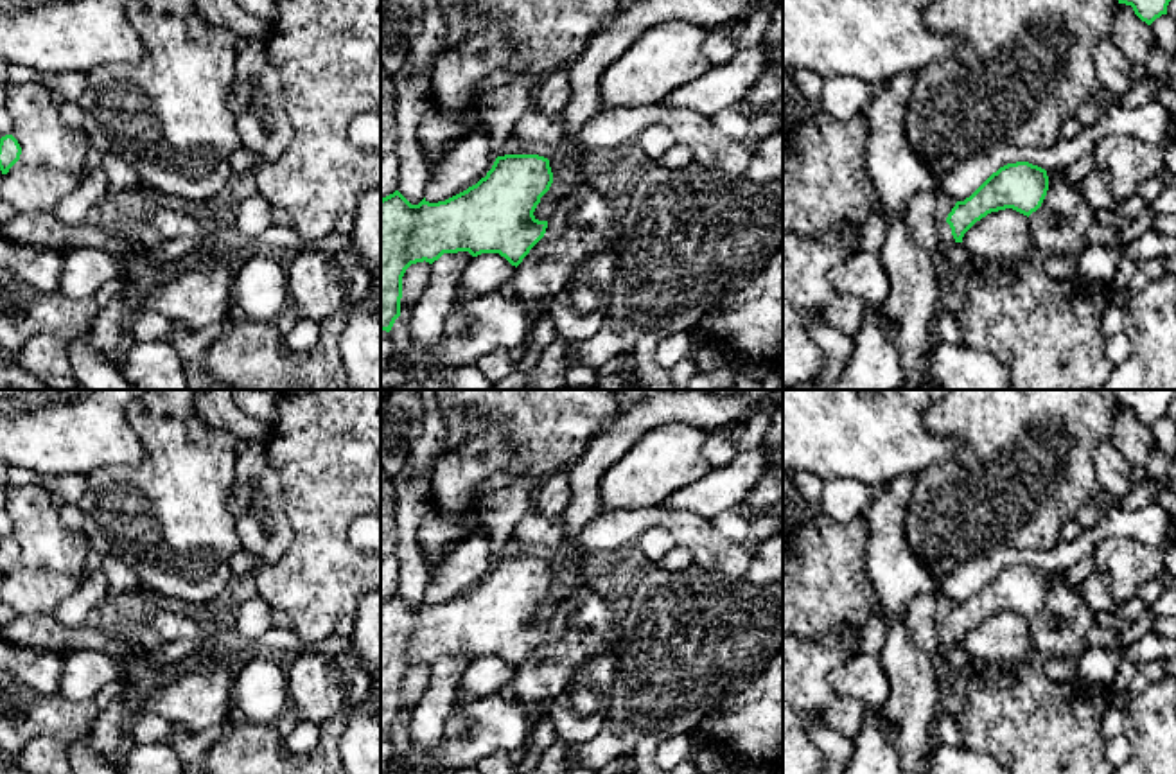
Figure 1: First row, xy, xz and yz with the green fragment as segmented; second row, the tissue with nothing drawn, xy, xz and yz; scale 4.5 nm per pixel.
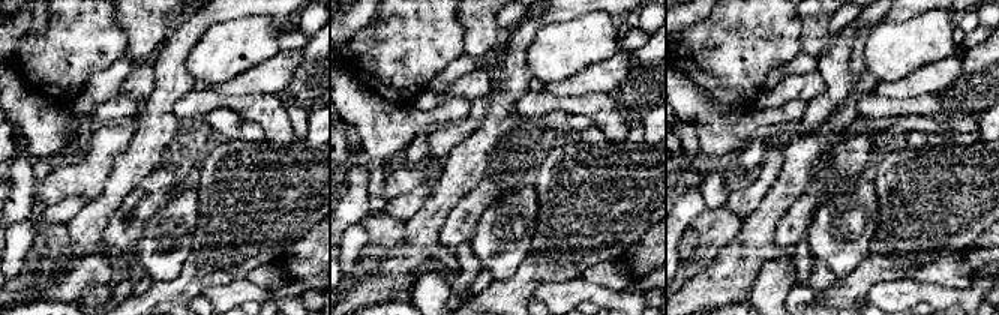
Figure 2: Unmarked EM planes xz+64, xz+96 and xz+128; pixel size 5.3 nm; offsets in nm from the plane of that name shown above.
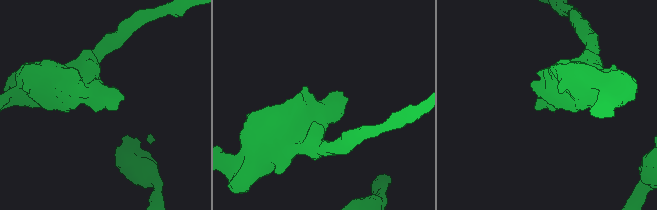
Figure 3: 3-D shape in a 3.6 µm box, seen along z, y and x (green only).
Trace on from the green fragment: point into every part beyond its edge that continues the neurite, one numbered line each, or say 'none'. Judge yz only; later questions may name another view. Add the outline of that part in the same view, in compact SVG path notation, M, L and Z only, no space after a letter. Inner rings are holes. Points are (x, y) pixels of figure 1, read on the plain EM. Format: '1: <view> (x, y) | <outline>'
1: yz (945, 634) | M943 623L939 627L939 639L941 639L944 648L955 645L955 641L952 638L952 630L950 630L950 627L946 623Z

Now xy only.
none

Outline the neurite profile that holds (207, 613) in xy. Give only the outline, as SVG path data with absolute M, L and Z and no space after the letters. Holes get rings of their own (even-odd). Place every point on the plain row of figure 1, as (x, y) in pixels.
M144 589L147 594L149 603L156 611L172 611L185 614L187 618L194 620L201 629L210 625L214 629L212 636L217 636L223 646L239 645L239 641L230 634L230 616L224 612L221 603L215 602L201 602L190 603L172 596L162 596L153 591Z

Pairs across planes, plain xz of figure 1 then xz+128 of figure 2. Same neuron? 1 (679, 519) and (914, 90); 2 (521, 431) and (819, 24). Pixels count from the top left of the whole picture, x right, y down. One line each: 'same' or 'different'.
1: different
2: same

